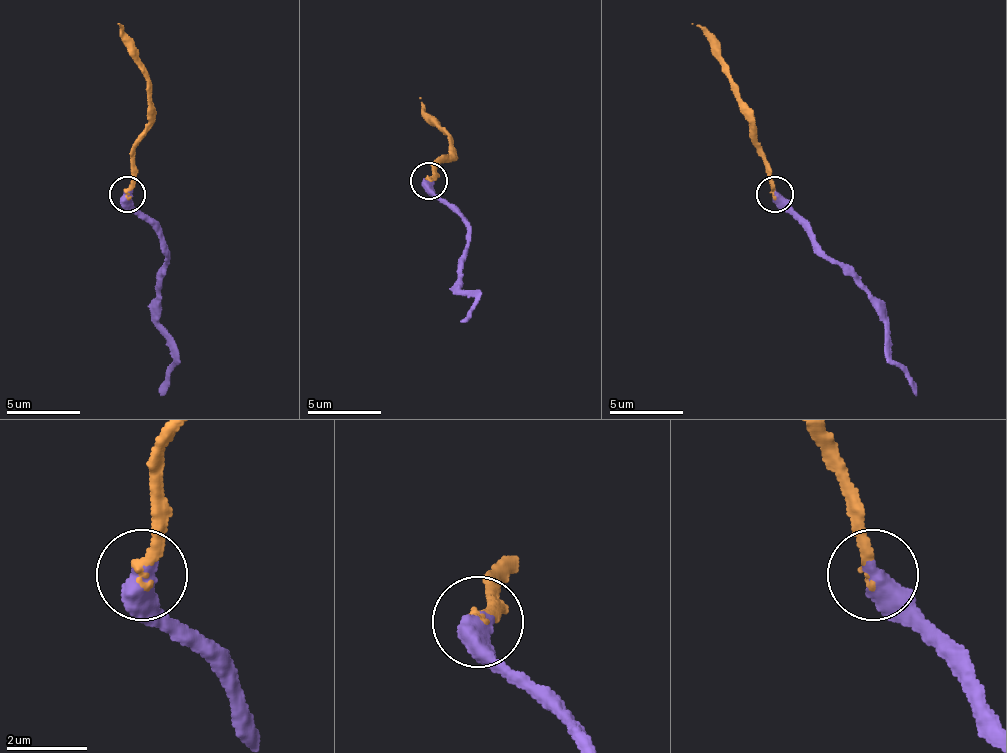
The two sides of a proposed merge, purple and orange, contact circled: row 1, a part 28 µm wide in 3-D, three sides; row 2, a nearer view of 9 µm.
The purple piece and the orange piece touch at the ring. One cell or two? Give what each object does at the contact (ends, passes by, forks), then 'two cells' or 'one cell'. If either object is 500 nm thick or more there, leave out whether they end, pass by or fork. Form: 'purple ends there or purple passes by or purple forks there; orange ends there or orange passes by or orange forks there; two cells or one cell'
one cell

